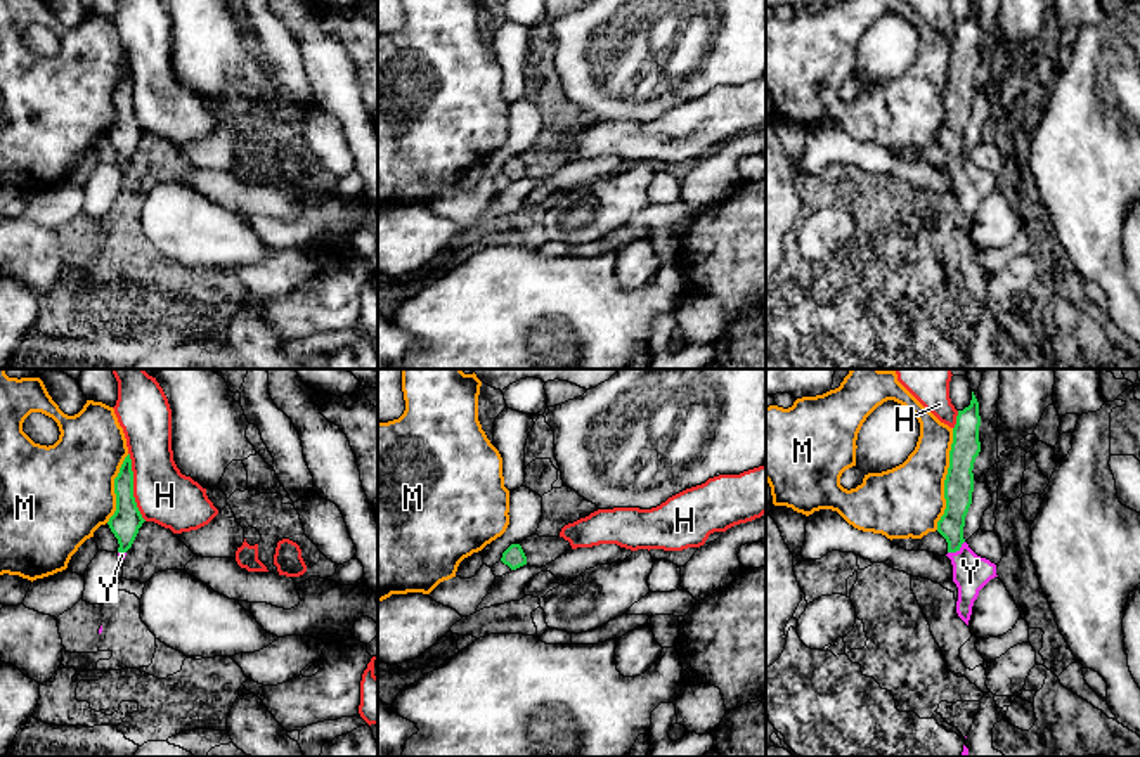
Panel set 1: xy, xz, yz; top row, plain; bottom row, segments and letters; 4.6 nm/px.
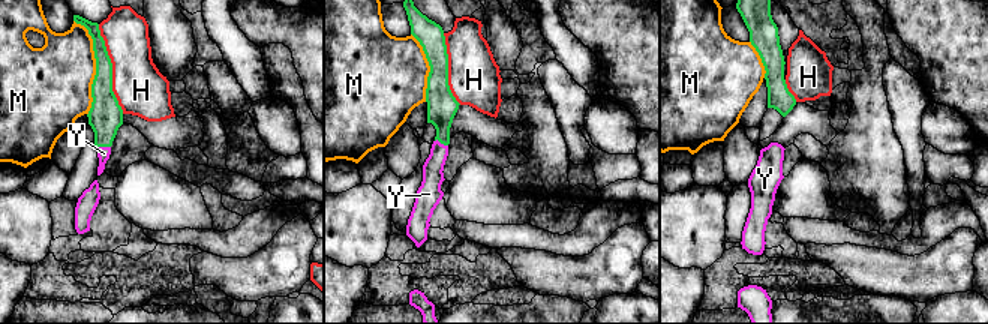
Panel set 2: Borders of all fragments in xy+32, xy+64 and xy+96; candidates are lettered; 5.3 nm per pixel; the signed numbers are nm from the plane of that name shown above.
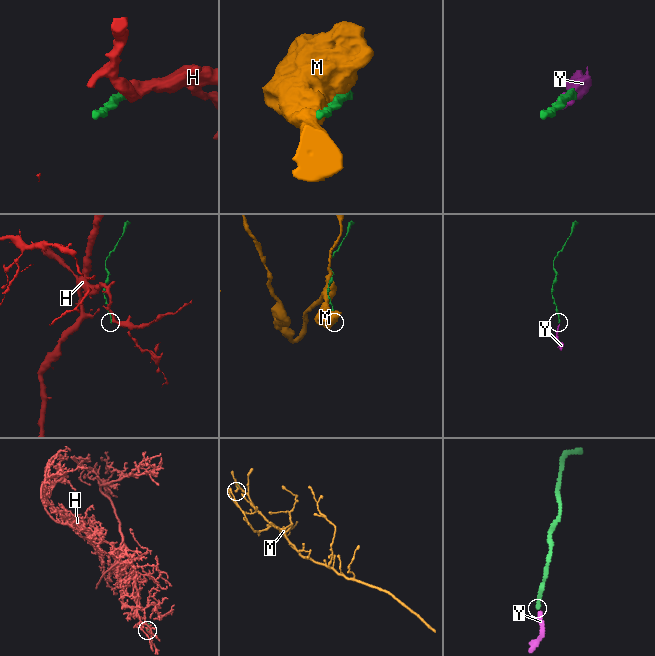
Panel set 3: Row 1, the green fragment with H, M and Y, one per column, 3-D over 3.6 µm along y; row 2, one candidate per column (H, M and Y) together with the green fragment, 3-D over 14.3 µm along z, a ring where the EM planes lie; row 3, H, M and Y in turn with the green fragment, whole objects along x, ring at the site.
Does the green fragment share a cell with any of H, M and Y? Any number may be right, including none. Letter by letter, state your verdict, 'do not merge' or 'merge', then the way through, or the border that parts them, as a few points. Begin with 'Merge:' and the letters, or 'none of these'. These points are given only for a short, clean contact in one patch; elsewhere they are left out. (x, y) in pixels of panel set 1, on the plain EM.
Merge: Y
H: do not merge; border xy (129, 64), (134, 113), (146, 132)
M: do not merge
Y: merge; way yz (958, 108), (955, 123), (957, 161), (971, 184)

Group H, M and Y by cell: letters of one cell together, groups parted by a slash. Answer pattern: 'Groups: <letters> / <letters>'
Groups: H / M / Y

